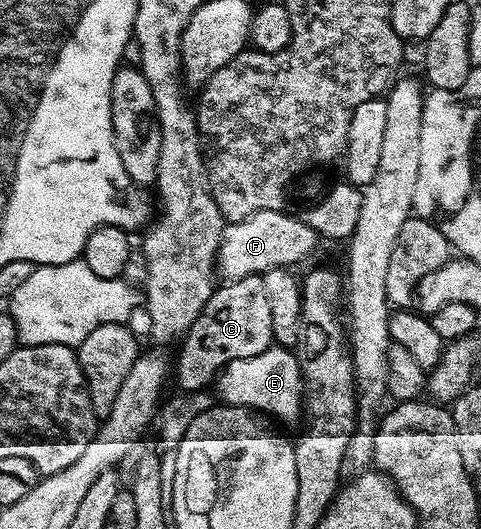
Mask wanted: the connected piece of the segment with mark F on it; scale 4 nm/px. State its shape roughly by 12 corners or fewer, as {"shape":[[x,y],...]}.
{"shape":[[256,211],[226,222],[222,280],[292,268],[319,243],[304,218]]}

